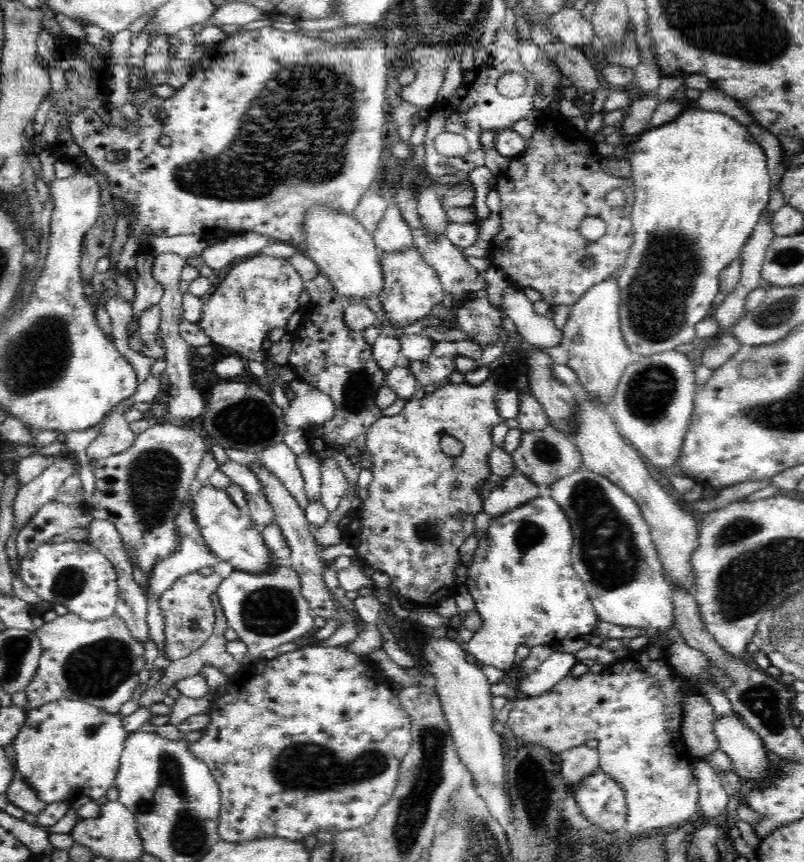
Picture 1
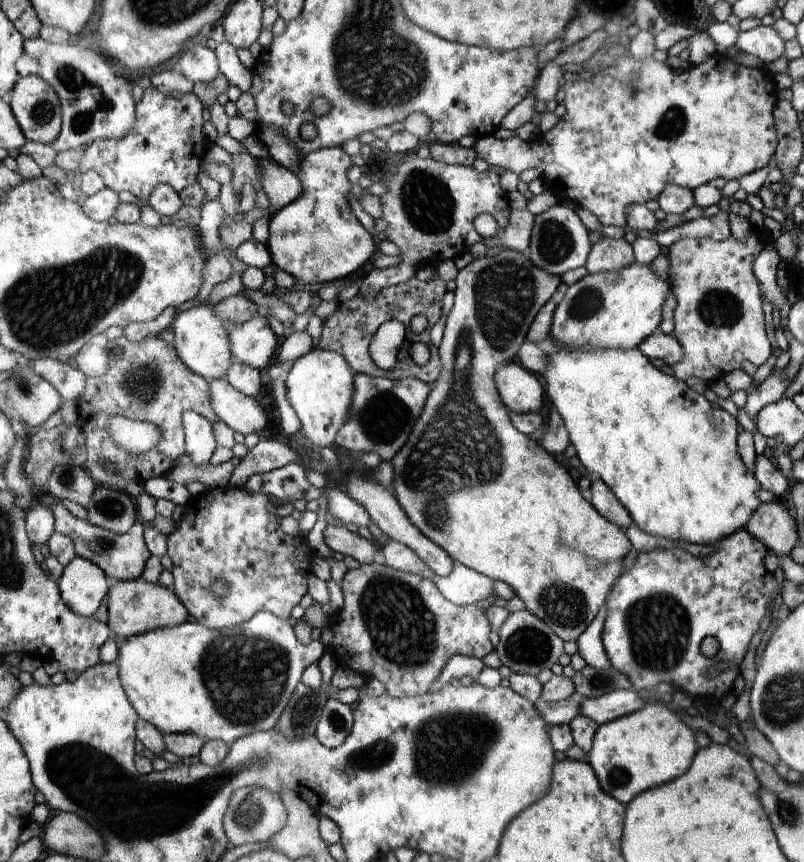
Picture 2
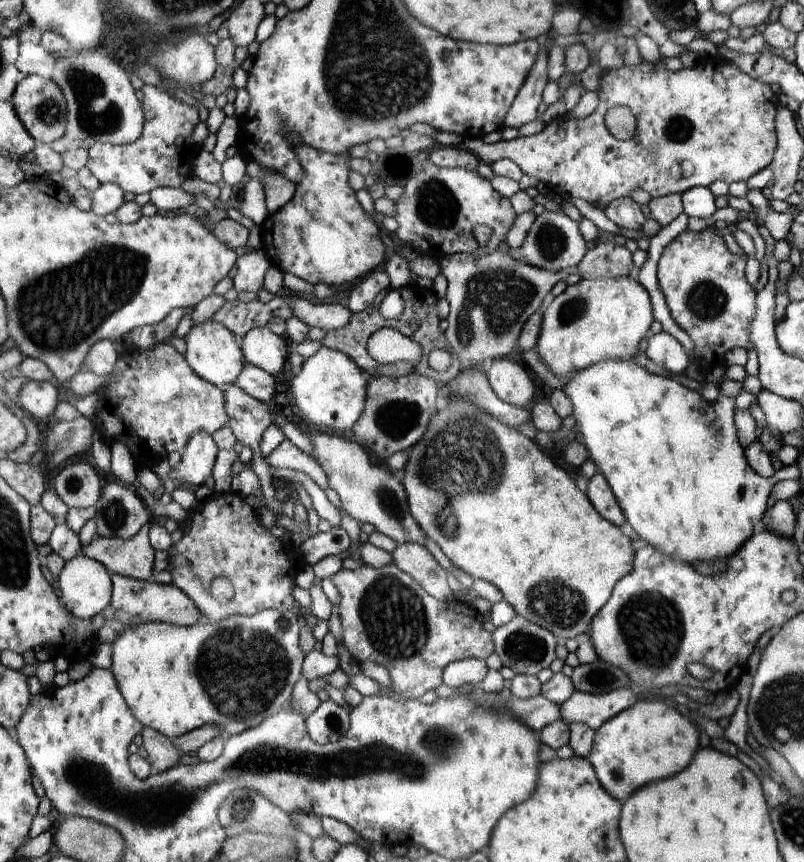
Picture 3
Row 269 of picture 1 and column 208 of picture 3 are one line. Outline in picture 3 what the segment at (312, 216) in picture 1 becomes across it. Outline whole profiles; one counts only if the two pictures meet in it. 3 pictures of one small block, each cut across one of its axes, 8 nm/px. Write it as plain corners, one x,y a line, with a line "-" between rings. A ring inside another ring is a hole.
209,319
204,324
194,324
184,340
186,340
184,356
194,374
217,386
222,392
226,390
226,386
235,384
240,372
244,370
245,359
242,350
240,350
239,339
231,330
219,322
212,322

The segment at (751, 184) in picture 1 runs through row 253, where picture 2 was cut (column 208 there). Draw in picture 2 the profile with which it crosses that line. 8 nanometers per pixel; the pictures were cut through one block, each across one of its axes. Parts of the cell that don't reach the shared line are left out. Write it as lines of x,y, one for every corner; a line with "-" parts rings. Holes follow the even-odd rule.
266,610
242,624
218,630
204,628
190,619
178,626
122,639
117,647
120,682
138,718
150,722
163,735
196,734
206,741
223,740
229,744
248,734
275,728
304,670
319,662
326,650
318,639
304,646
294,634
292,619
278,618

